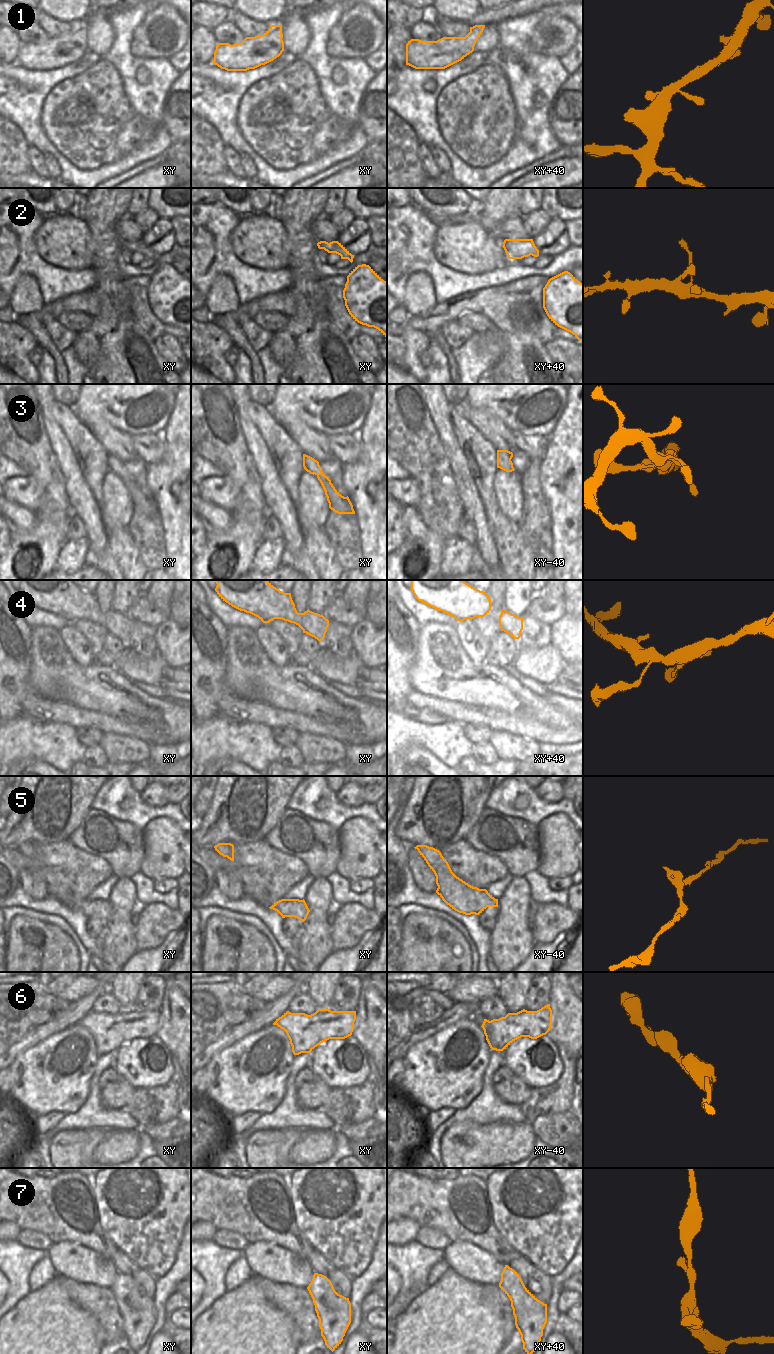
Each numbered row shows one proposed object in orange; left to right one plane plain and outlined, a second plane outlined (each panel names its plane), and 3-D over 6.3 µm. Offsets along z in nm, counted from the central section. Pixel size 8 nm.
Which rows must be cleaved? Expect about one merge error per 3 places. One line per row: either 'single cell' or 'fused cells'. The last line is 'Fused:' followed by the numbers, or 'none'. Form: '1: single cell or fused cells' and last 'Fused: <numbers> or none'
1: single cell
2: single cell
3: single cell
4: single cell
5: single cell
6: single cell
7: single cell
Fused: none

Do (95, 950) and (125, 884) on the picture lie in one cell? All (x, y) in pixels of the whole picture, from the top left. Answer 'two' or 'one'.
two

